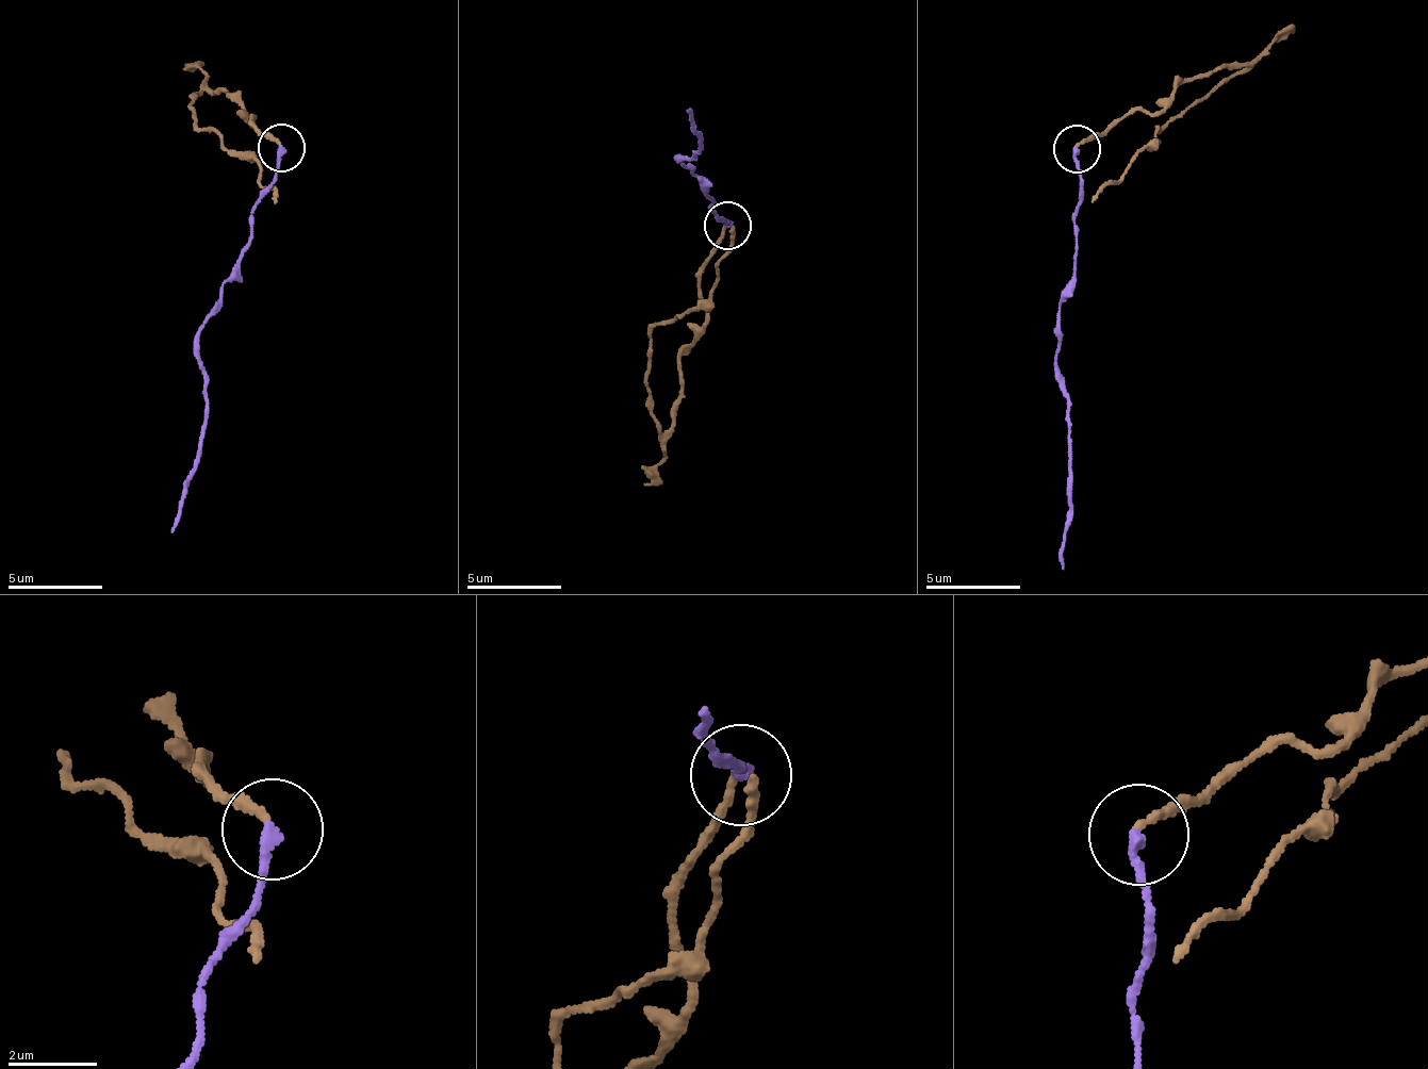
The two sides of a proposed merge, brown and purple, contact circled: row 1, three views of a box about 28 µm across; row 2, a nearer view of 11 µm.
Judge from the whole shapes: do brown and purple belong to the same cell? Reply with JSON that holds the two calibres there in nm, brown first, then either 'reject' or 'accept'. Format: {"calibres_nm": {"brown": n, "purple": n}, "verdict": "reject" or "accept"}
{"calibres_nm": {"brown": 170, "purple": 240}, "verdict": "reject"}

